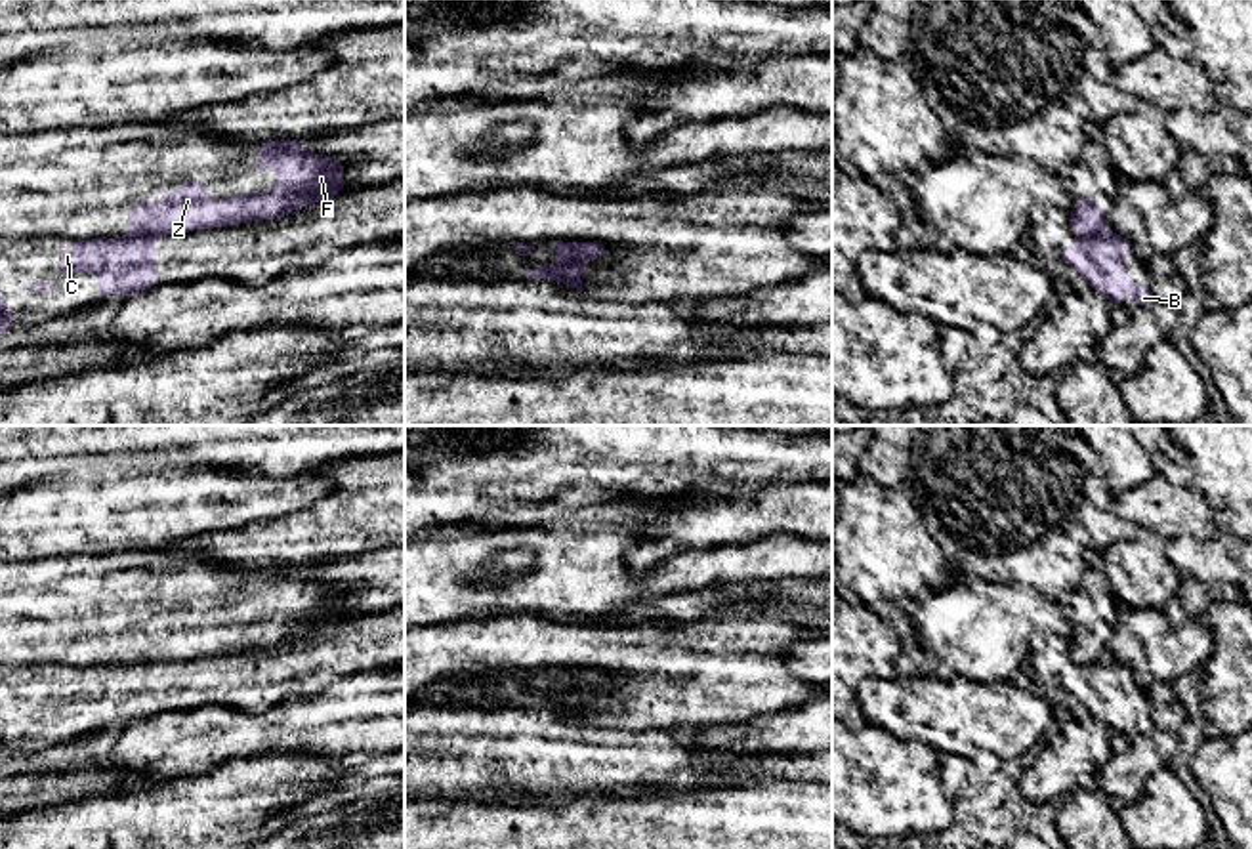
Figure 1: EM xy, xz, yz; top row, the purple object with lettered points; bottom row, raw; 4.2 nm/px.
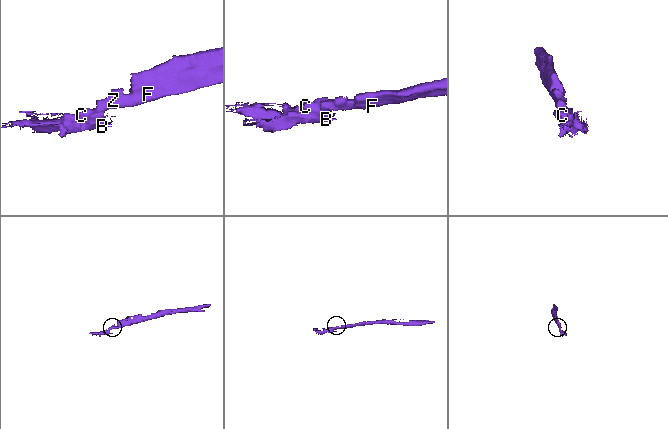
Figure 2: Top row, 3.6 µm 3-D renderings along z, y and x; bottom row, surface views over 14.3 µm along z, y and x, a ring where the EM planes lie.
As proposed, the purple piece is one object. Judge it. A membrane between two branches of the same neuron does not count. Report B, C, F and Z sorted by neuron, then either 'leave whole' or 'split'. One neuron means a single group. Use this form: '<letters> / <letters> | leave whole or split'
B C / F Z | split

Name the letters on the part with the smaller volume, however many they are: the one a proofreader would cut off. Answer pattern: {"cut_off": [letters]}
{"cut_off": ["B", "C"]}

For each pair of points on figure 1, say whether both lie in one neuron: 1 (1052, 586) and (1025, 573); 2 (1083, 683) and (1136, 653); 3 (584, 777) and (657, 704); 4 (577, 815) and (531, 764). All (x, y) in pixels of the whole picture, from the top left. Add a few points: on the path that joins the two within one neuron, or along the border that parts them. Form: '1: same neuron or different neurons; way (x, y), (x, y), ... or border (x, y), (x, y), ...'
1: same neuron; way (1046, 582), (1037, 573), (1031, 573)
2: different neurons; border (1107, 657), (1123, 662), (1134, 680)
3: different neurons; border (586, 722), (598, 727), (619, 727), (634, 733)
4: different neurons; border (518, 794), (529, 798), (605, 796)

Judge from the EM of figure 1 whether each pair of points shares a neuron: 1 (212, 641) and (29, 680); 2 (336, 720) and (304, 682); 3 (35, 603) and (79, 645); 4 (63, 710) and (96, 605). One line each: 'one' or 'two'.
1: two
2: two
3: one
4: two

